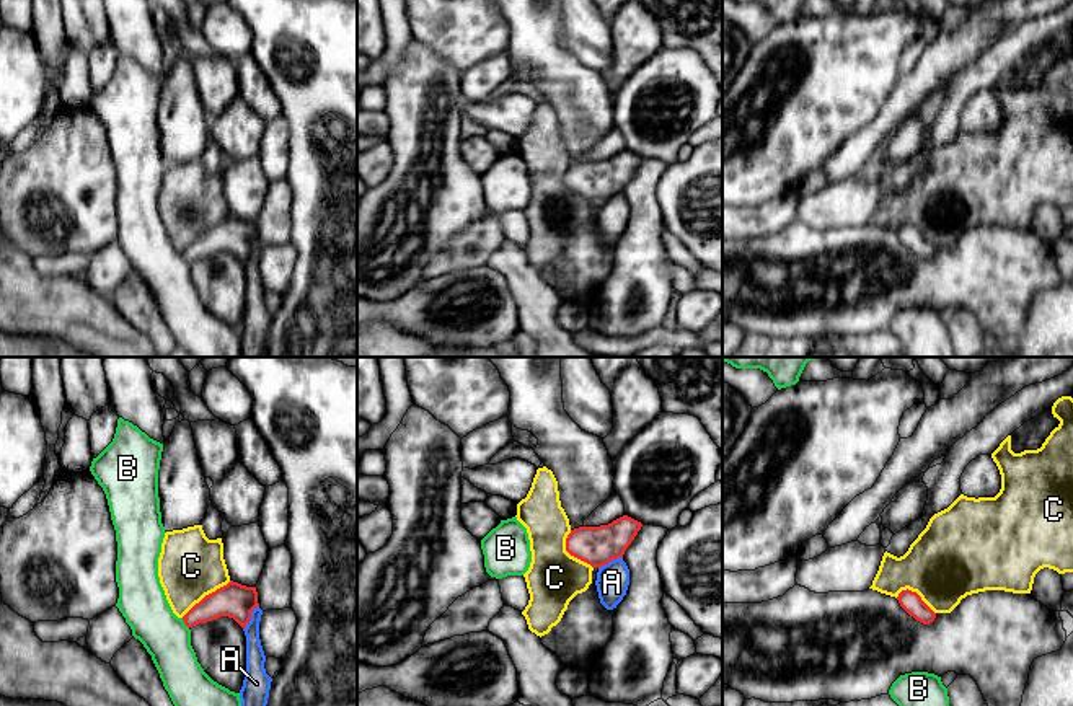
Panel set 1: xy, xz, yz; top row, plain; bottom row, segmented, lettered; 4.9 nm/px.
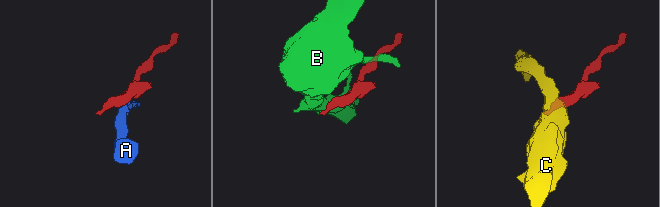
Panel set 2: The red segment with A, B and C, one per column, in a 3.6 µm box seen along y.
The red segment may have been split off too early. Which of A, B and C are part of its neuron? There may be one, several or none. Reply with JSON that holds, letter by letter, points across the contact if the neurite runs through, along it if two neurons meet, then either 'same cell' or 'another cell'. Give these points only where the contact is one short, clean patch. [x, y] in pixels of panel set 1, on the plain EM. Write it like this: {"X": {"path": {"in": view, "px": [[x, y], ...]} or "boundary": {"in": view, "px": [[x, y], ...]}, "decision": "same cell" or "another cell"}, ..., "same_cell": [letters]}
{"A": {"boundary": {"in": "xy", "px": [[258, 240], [243, 264]]}, "decision": "another cell"}, "B": {"boundary": {"in": "xy", "px": [[181, 253], [188, 263]]}, "decision": "another cell"}, "C": {"decision": "another cell"}, "same_cell": []}

